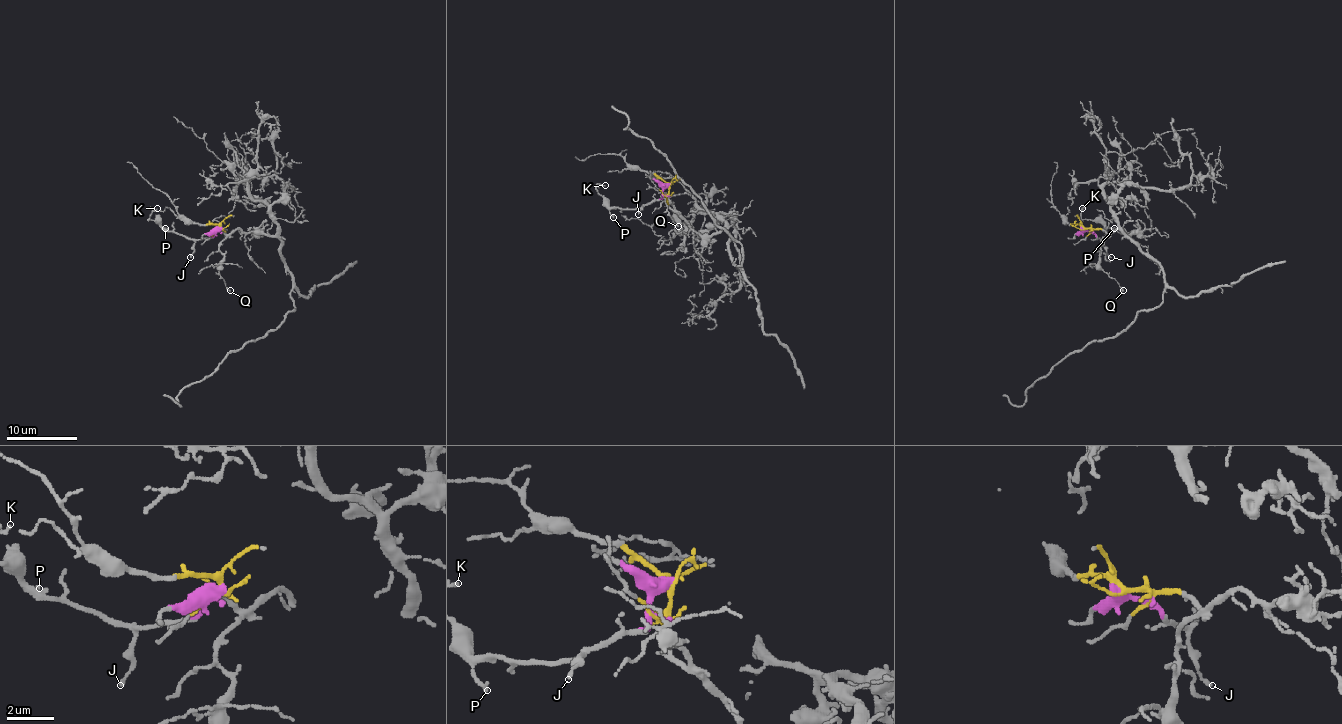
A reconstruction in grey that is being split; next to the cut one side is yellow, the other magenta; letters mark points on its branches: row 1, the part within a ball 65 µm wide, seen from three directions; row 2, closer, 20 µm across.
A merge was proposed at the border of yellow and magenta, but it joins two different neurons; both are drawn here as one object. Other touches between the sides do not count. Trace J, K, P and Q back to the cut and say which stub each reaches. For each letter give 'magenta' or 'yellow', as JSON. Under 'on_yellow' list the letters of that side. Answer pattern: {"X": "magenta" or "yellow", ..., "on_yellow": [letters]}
{"J": "magenta", "K": "magenta", "P": "magenta", "Q": "yellow", "on_yellow": ["Q"]}

